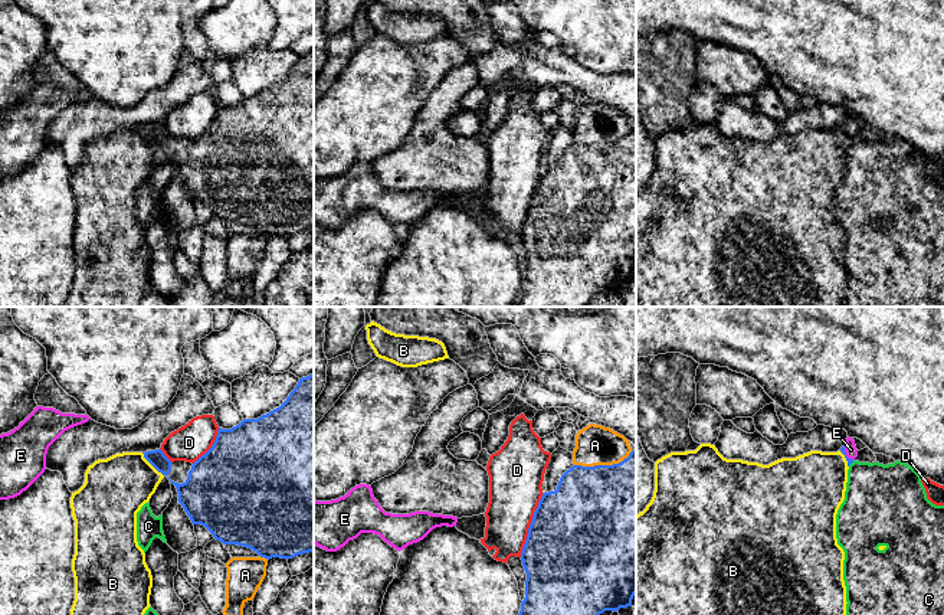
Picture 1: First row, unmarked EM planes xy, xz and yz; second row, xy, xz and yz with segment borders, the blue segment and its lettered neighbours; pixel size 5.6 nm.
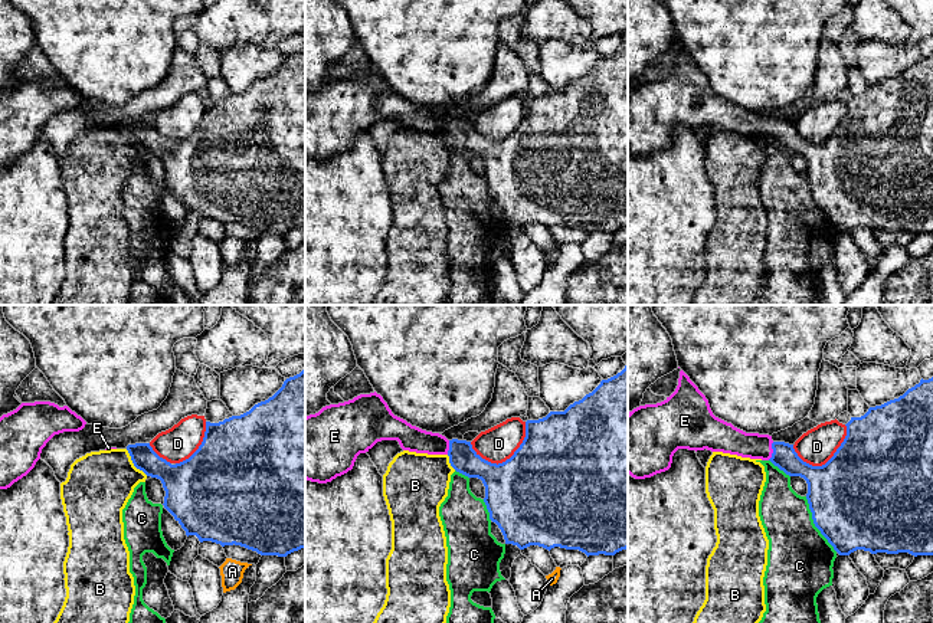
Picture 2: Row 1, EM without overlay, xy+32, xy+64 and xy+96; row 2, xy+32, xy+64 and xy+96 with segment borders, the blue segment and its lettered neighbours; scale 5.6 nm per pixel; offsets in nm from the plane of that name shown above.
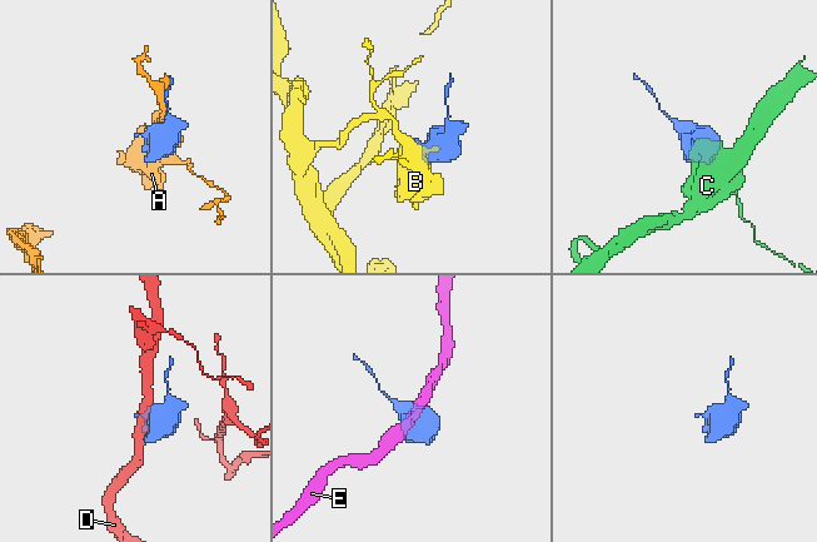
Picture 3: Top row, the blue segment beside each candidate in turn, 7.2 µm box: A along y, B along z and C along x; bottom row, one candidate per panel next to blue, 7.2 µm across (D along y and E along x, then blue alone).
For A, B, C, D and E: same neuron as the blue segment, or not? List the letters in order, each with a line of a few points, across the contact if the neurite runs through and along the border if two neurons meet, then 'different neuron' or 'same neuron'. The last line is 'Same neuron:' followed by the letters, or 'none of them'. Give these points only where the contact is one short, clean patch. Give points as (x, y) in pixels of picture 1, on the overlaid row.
A: different neuron
B: line xy (141, 452), (163, 476); different neuron
C: different neuron
D: different neuron
E: line yz (842, 450), (845, 454), (851, 450); same neuron
Same neuron: E

